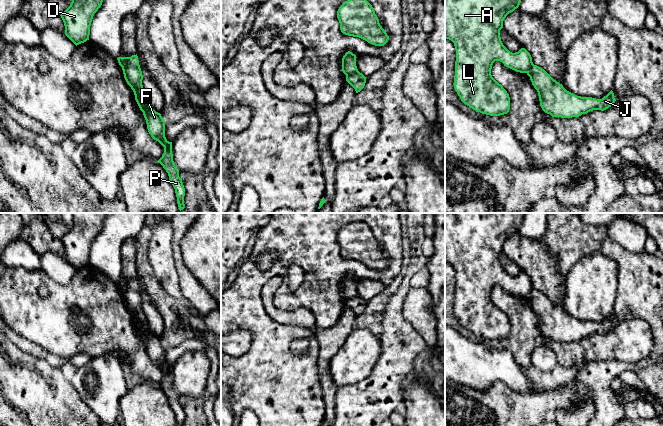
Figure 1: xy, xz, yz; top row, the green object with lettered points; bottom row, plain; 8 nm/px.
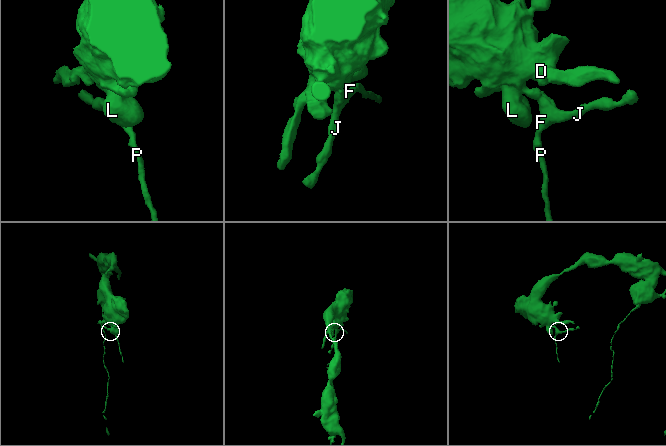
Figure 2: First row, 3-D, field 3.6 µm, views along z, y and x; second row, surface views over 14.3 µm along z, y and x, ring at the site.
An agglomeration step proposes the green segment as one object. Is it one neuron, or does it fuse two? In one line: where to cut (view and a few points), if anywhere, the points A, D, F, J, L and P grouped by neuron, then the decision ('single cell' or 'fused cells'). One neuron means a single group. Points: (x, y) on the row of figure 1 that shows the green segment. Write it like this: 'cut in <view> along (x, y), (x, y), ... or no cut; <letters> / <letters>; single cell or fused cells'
cut in xy along (130, 57), (130, 62), (122, 68); A D L / F J P; fused cells

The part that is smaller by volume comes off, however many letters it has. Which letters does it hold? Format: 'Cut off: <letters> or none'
Cut off: F, J, P

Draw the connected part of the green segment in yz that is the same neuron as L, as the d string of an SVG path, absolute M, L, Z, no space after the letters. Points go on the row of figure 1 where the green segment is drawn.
M445 0L445 39L451 40L456 50L454 89L461 101L476 112L490 116L500 116L509 112L509 94L491 75L495 61L500 61L520 73L526 73L533 65L532 57L525 48L512 53L503 45L500 37L504 19L519 7L520 2L521 0Z

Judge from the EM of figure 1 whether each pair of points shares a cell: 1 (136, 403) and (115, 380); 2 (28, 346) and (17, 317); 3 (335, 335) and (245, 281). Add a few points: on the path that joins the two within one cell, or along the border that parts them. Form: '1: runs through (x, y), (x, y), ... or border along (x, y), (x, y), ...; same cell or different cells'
1: border along (128, 390), (119, 401), (119, 414); different cells
2: border along (10, 327), (45, 350); different cells
3: border along (341, 312), (333, 325), (314, 331), (319, 352); different cells

